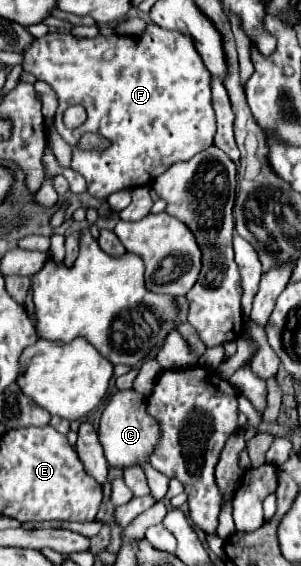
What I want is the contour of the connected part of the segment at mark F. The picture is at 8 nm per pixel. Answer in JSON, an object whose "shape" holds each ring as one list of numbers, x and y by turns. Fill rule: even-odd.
{"shape":[[148,23,144,33,136,37,98,35,94,39,76,39,72,33,48,33,36,39,24,51,22,67,54,89,58,97,54,127,72,147,72,169,86,179,88,193,96,199,108,199,108,195,116,191,150,185,168,169,168,165,174,165,176,161,188,161,214,143,216,113,212,109,212,77,200,59,192,37,184,33,168,31,154,23],[68,105,82,105,88,113,88,119,78,129,68,129,62,123,62,113],[84,133,102,135,110,141,110,147,102,151,80,149,78,141]]}

